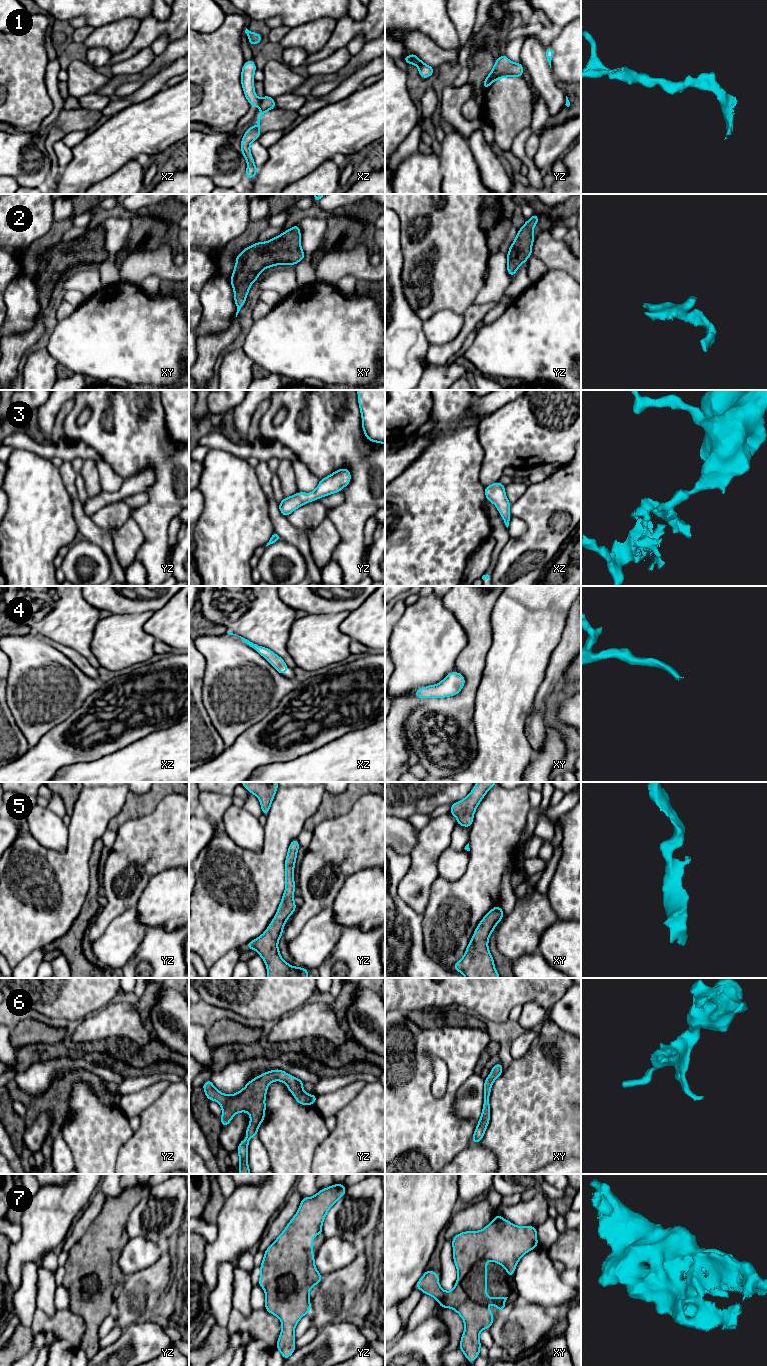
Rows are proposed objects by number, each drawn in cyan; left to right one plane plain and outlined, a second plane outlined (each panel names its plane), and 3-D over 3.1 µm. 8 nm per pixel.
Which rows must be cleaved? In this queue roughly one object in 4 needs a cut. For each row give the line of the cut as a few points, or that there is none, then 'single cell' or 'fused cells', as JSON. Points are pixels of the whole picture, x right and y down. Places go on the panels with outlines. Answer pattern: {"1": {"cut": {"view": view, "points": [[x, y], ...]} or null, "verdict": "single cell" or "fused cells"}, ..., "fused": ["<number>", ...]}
{"1": {"cut": {"view": "xz", "points": [[260, 99], [258, 105]]}, "verdict": "fused cells"}, "2": {"cut": null, "verdict": "single cell"}, "3": {"cut": null, "verdict": "single cell"}, "4": {"cut": null, "verdict": "single cell"}, "5": {"cut": null, "verdict": "single cell"}, "6": {"cut": null, "verdict": "single cell"}, "7": {"cut": null, "verdict": "single cell"}, "fused": ["1"]}

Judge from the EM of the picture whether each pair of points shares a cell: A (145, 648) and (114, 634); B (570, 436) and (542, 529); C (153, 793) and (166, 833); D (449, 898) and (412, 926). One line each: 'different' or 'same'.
A: same
B: different
C: different
D: different

